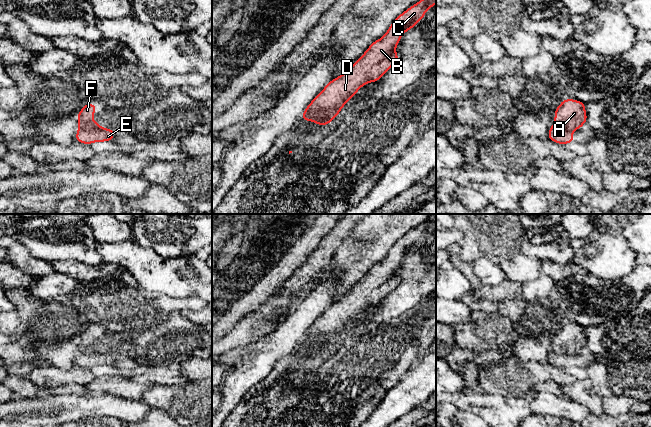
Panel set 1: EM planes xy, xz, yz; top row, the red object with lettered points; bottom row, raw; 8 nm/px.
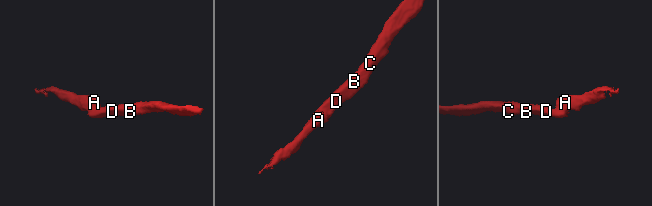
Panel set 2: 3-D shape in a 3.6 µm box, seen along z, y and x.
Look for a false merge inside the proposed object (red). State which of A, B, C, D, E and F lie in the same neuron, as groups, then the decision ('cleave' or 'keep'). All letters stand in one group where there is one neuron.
A F / B C D E | cleave

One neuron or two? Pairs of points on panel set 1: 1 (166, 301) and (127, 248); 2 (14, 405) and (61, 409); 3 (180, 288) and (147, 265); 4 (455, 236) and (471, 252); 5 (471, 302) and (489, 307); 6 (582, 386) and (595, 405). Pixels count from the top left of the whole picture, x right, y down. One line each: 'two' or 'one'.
1: two
2: one
3: one
4: two
5: one
6: one

